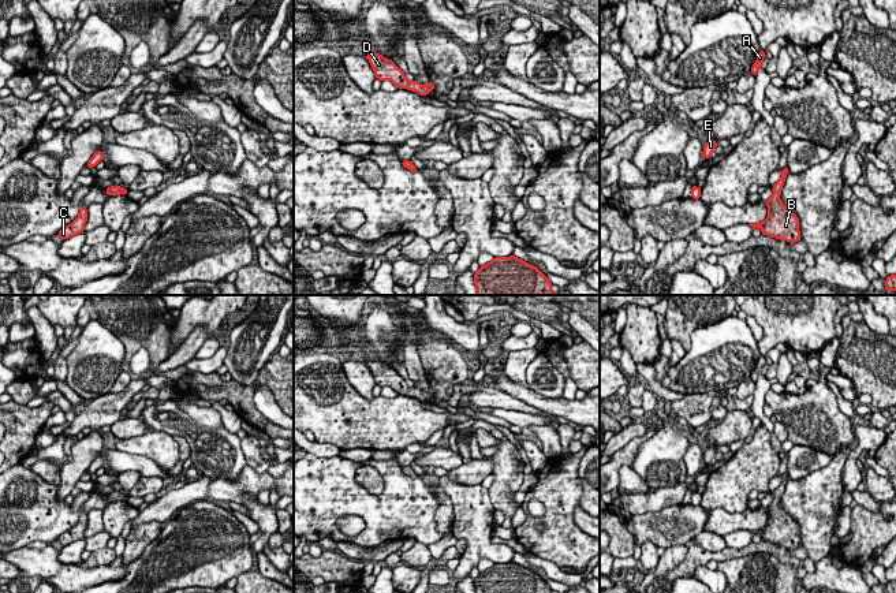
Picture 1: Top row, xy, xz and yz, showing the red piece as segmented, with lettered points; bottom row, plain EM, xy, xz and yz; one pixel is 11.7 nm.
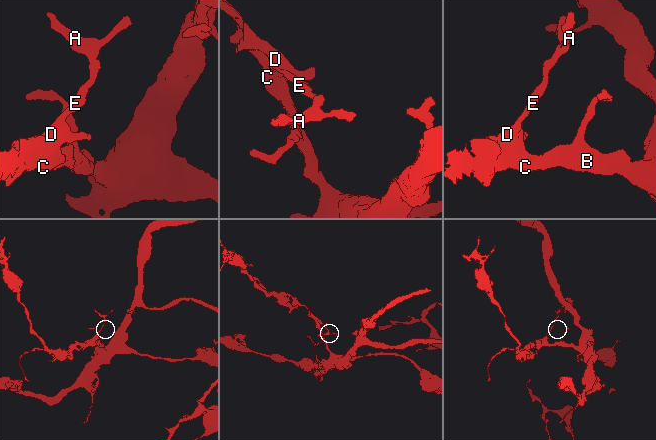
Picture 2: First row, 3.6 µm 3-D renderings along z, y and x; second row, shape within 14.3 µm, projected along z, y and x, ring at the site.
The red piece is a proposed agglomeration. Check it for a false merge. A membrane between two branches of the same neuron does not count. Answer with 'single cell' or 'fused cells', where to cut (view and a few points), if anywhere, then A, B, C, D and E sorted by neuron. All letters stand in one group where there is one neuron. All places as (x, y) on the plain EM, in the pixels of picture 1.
single cell; no cut; A B C D E

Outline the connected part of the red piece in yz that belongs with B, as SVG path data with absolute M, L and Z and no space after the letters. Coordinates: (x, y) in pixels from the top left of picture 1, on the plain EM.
M788 473L783 474L781 484L774 491L772 491L773 500L768 507L765 507L765 511L768 512L768 523L761 529L748 532L753 534L753 537L759 533L762 541L769 541L772 544L787 548L798 548L802 547L799 537L799 525L780 506L788 478Z

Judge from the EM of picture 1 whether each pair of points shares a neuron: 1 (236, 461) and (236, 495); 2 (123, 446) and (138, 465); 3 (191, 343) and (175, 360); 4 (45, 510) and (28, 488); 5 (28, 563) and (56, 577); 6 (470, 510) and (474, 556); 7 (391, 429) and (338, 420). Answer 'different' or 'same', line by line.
1: different
2: different
3: same
4: same
5: same
6: same
7: same

